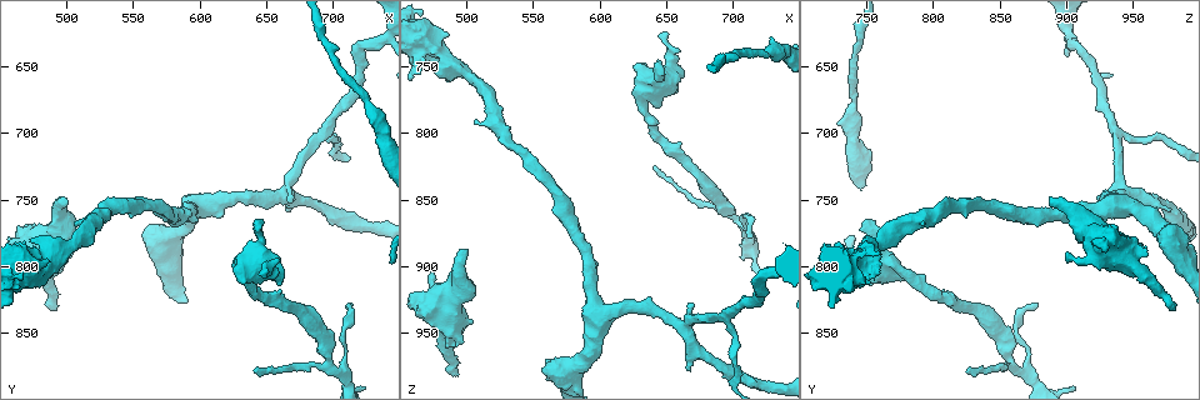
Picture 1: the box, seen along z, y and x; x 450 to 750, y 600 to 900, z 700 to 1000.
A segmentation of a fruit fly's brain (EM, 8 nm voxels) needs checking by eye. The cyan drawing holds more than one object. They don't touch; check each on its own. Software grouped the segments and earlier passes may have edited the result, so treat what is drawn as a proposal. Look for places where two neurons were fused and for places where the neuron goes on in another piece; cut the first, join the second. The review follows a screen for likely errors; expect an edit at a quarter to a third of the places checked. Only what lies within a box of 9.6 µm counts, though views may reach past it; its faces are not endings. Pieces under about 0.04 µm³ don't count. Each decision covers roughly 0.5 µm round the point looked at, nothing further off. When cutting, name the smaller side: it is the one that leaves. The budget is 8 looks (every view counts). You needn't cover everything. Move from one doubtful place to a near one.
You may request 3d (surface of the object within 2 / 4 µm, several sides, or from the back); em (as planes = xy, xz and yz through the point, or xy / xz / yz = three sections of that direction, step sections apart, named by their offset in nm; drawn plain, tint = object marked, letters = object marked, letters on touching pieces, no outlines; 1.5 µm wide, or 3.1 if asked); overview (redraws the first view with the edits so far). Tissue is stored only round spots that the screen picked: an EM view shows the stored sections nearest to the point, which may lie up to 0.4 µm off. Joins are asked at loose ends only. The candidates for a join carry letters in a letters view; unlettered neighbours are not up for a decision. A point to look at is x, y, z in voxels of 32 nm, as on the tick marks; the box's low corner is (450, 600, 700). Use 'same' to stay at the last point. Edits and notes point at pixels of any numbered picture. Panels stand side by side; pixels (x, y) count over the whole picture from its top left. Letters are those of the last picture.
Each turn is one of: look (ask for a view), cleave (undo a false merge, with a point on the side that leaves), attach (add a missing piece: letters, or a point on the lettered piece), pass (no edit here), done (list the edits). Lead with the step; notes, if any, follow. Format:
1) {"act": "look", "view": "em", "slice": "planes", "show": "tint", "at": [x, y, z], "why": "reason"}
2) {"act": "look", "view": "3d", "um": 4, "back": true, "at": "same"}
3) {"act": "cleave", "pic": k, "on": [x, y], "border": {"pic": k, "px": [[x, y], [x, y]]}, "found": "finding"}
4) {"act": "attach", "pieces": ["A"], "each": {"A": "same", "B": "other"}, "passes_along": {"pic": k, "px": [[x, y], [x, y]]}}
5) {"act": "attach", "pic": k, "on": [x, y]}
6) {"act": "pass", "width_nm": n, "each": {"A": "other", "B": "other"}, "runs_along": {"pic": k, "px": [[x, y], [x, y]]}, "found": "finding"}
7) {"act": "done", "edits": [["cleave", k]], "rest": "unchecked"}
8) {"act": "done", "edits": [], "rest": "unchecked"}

{"act": "look", "view": "em", "slice": "planes", "show": "letters", "at": [666, 756, 978], "why": "branch stops here"}

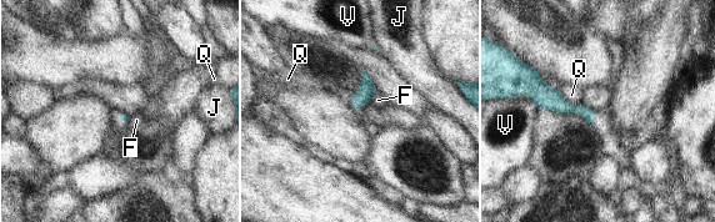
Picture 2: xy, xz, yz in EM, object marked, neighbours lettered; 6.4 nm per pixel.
{"act": "pass", "longest_contact_nm": ["Q", 190], "each": {"F": "other", "J": "other", "Q": "other", "V": "other"}, "found": "no lettered piece goes on from it"}

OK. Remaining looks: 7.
{"act": "look", "view": "em", "slice": "planes", "show": "letters", "at": [498, 750, 888], "why": "an open end"}

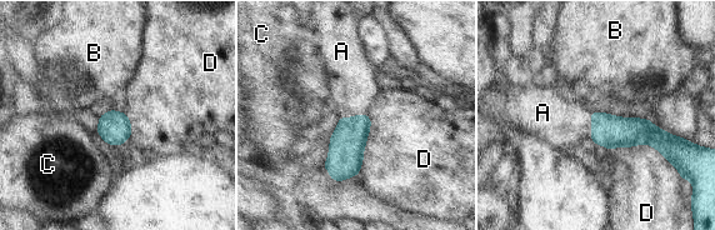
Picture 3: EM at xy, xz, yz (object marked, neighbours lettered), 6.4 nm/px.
{"act": "attach", "pieces": ["A"], "width_nm": 200, "each": {"A": "same", "B": "other", "C": "other", "D": "other"}, "passes_along": {"pic": 3, "px": [[348, 141], [355, 115], [353, 76]]}, "found": "the neuron continues"}

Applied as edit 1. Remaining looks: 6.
{"act": "look", "view": "overview"}

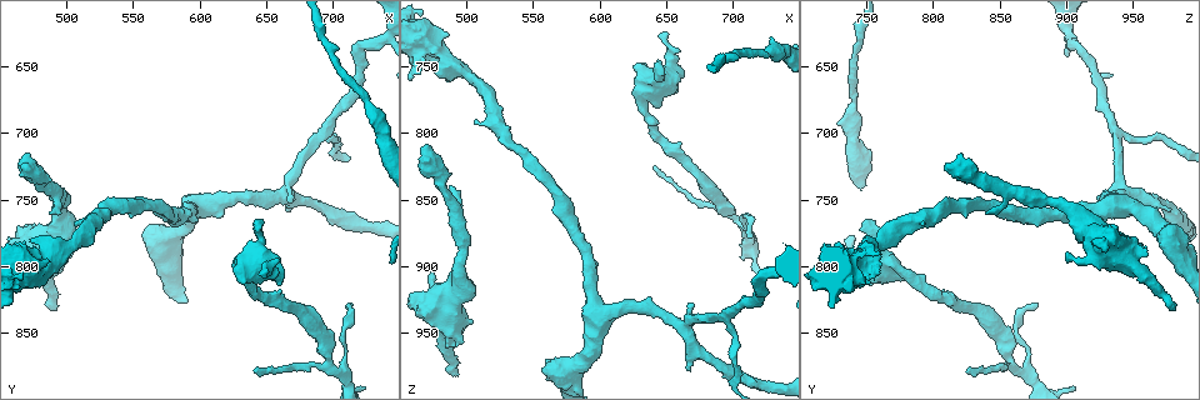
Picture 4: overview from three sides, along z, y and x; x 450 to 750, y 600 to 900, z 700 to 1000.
{"act": "look", "view": "em", "slice": "xz", "step": 4, "show": "letters", "at": [492, 834, 982], "why": "an open end"}

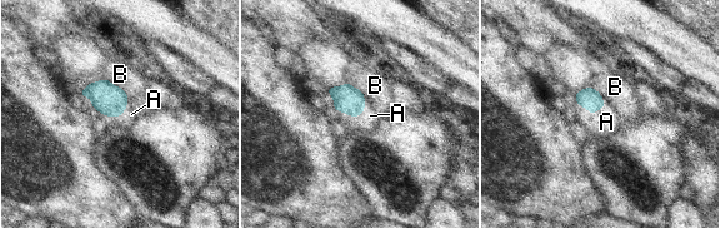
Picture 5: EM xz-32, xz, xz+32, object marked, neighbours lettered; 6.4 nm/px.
{"act": "look", "view": "em", "slice": "planes", "show": "letters", "at": "same", "why": "another direction"}

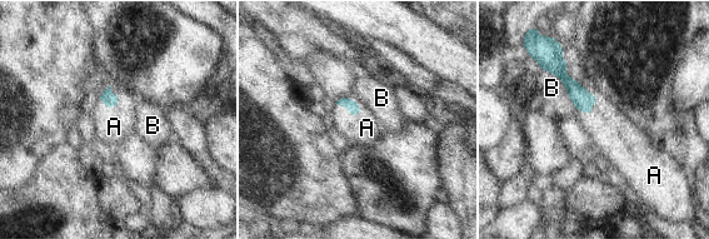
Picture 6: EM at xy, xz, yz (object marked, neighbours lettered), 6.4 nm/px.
{"act": "attach", "pieces": ["A"], "each": {"A": "same", "B": "other"}, "passes_along": {"pic": 6, "px": [[354, 108], [349, 111], [367, 128]]}, "found": "the neuron continues"}

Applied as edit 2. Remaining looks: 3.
{"act": "done", "edits": [["attach", 3], ["attach", 6]], "rest": "unchecked"}

